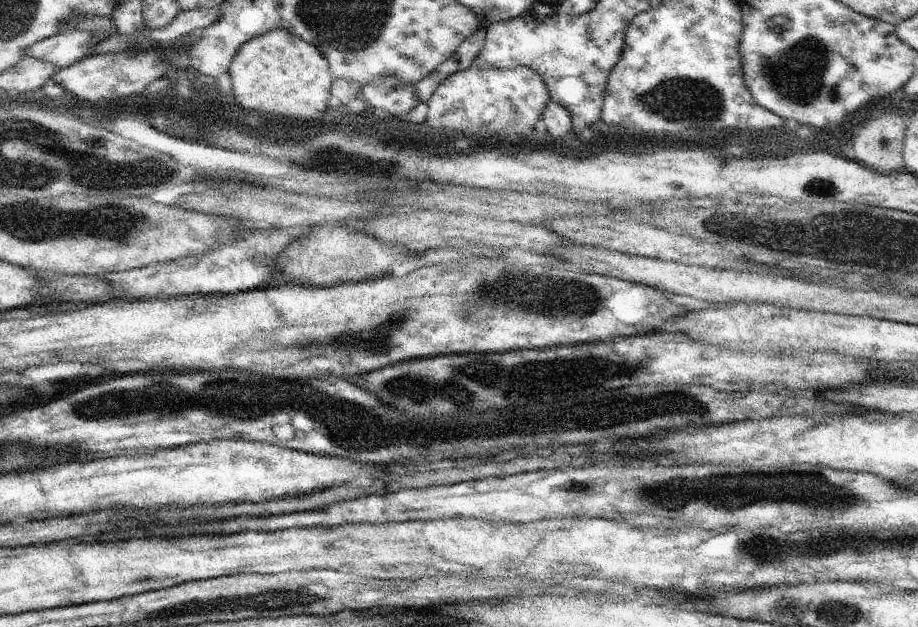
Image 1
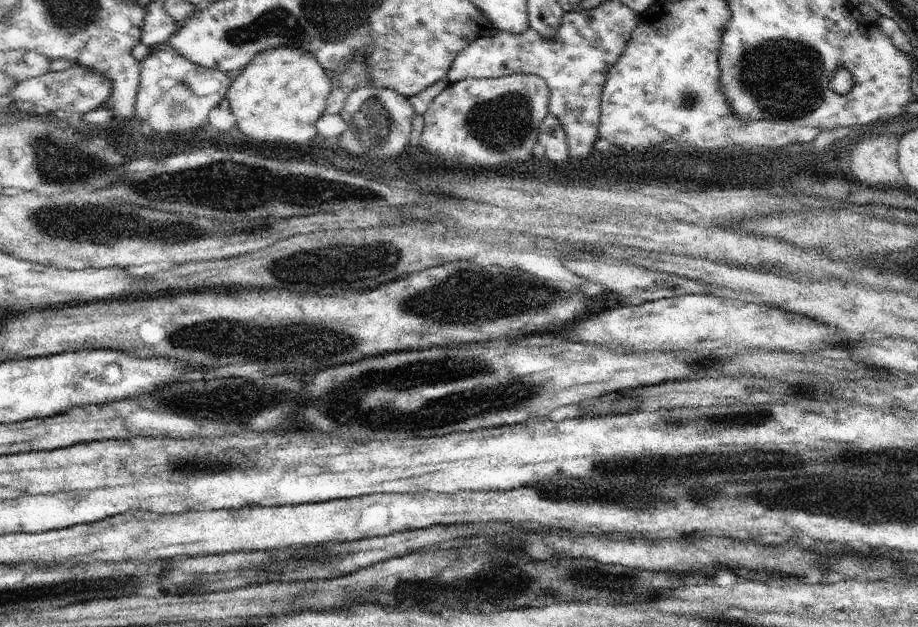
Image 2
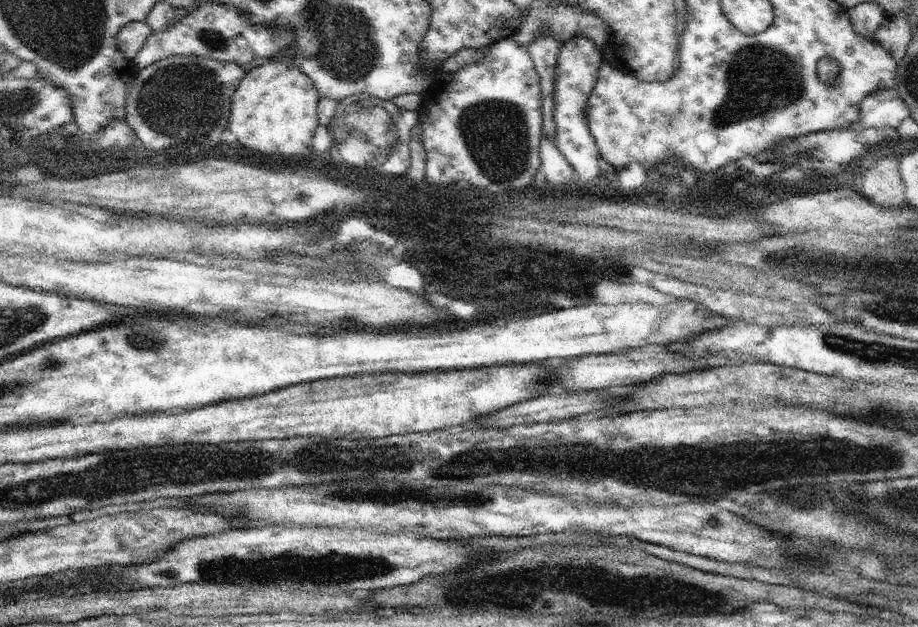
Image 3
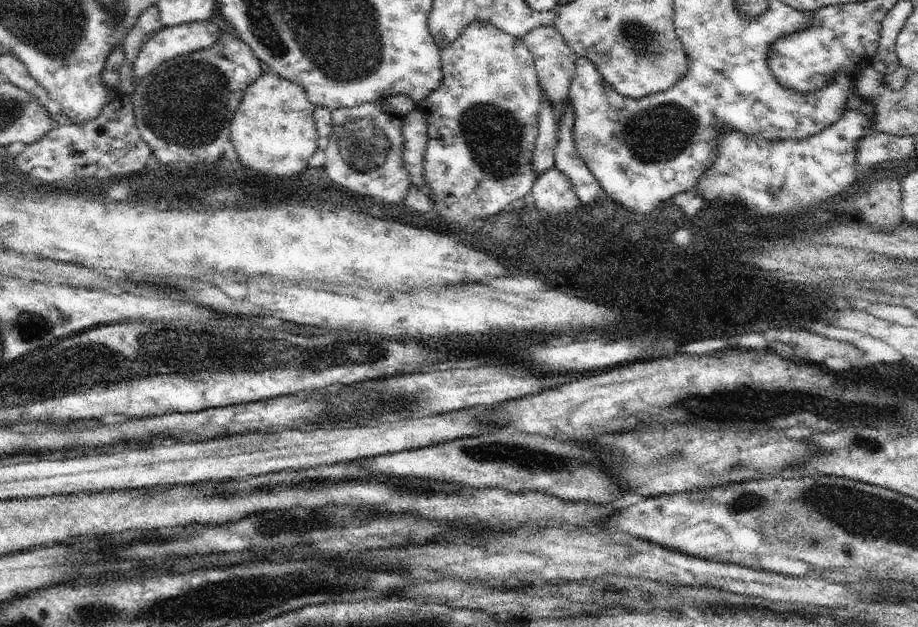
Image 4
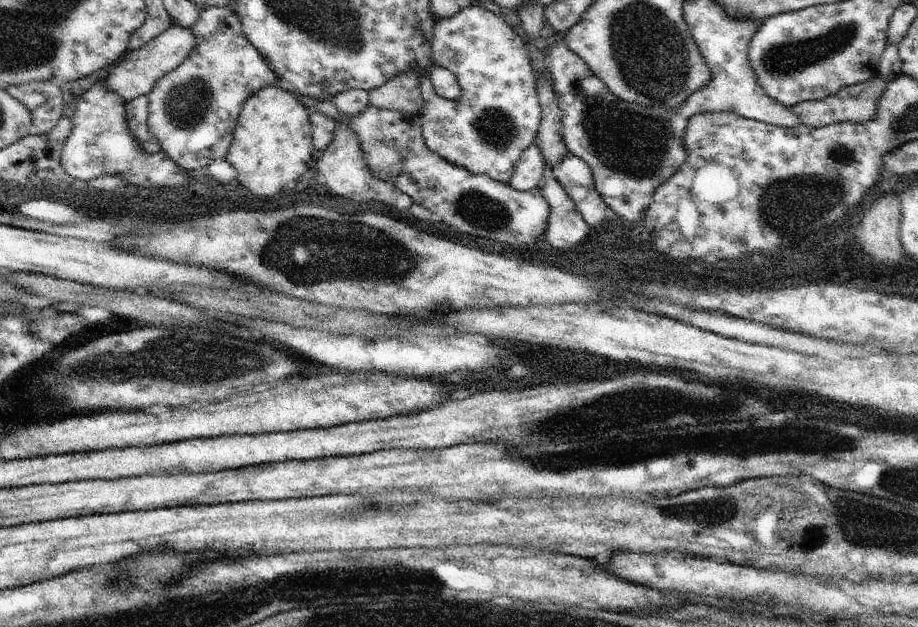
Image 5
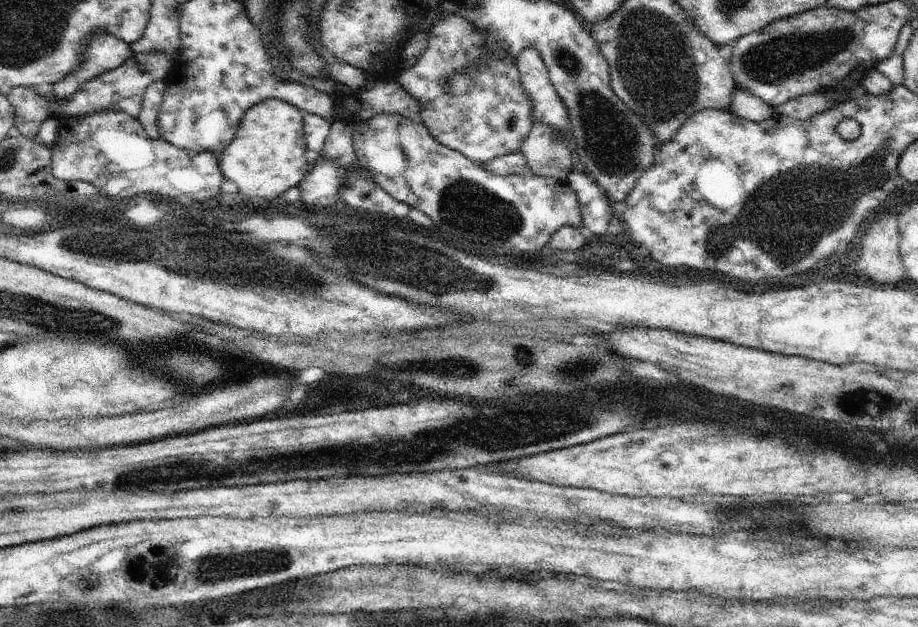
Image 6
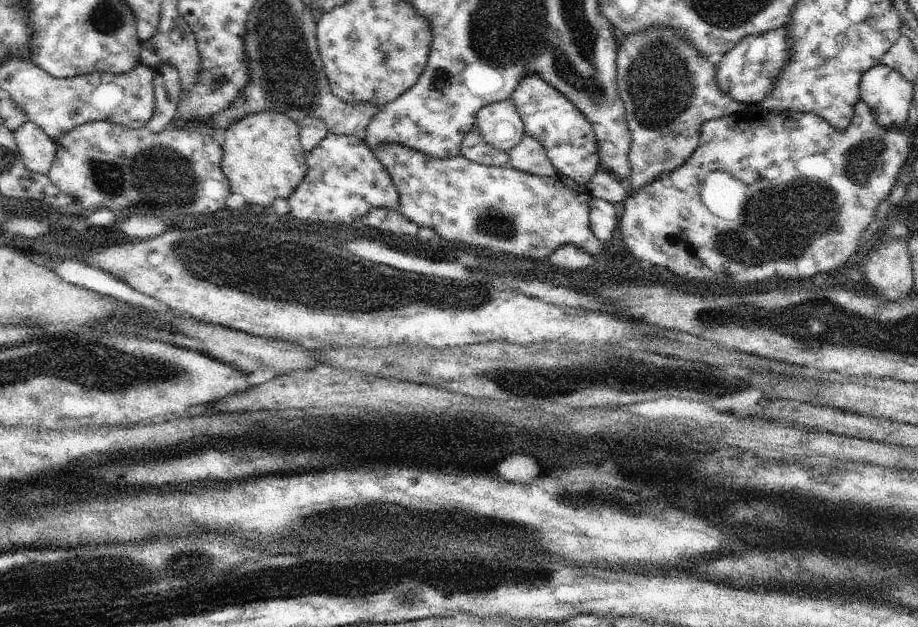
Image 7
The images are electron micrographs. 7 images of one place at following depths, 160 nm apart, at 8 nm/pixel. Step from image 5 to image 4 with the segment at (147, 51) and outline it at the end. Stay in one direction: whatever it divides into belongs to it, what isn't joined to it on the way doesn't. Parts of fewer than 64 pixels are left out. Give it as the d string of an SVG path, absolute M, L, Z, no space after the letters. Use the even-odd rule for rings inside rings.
M190 21L181 25L162 27L142 46L134 62L134 76L138 82L164 61L192 54L216 45L223 36L218 24Z

